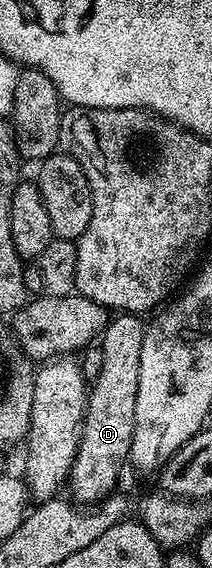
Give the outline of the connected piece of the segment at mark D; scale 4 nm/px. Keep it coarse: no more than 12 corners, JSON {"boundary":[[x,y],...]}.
{"boundary":[[146,321],[106,323],[68,491],[96,504],[127,468]]}

